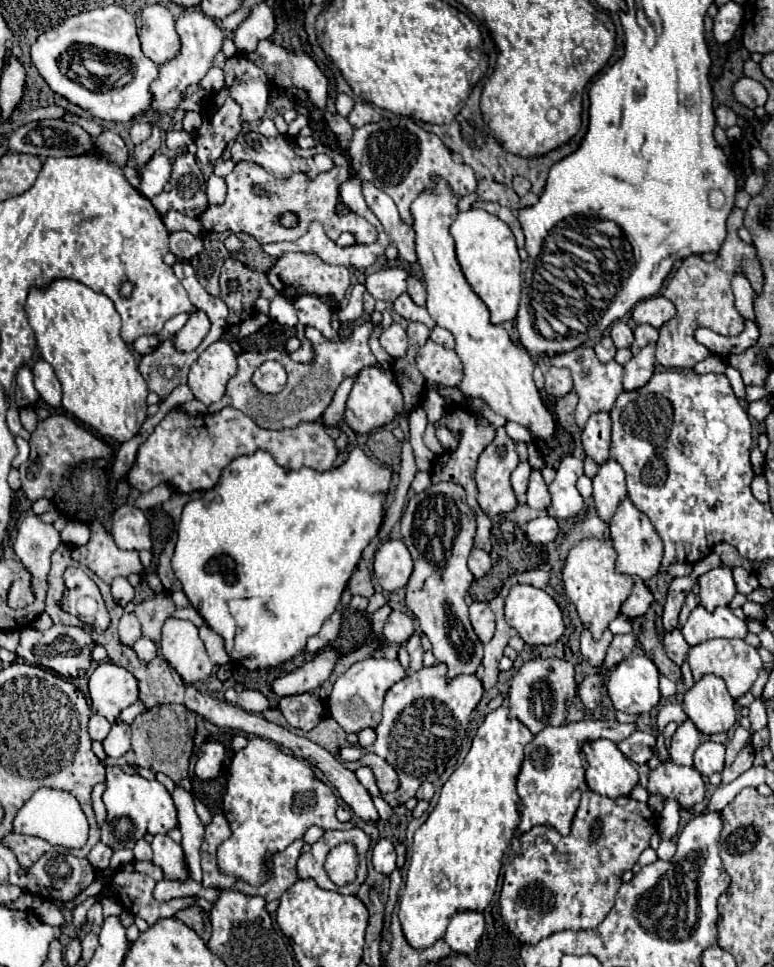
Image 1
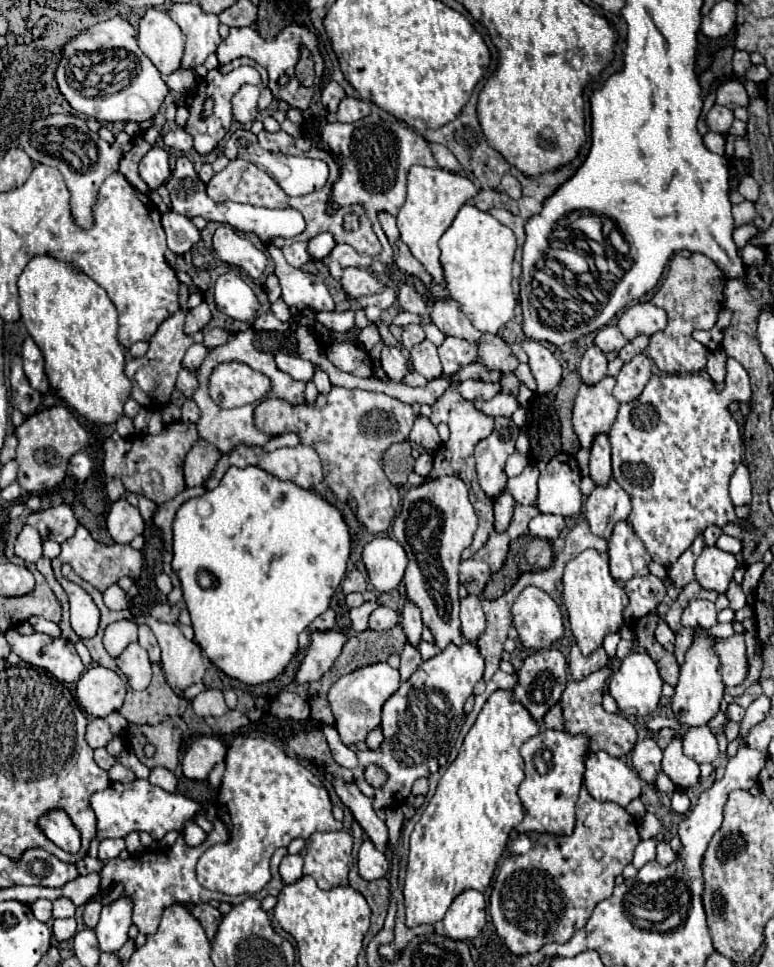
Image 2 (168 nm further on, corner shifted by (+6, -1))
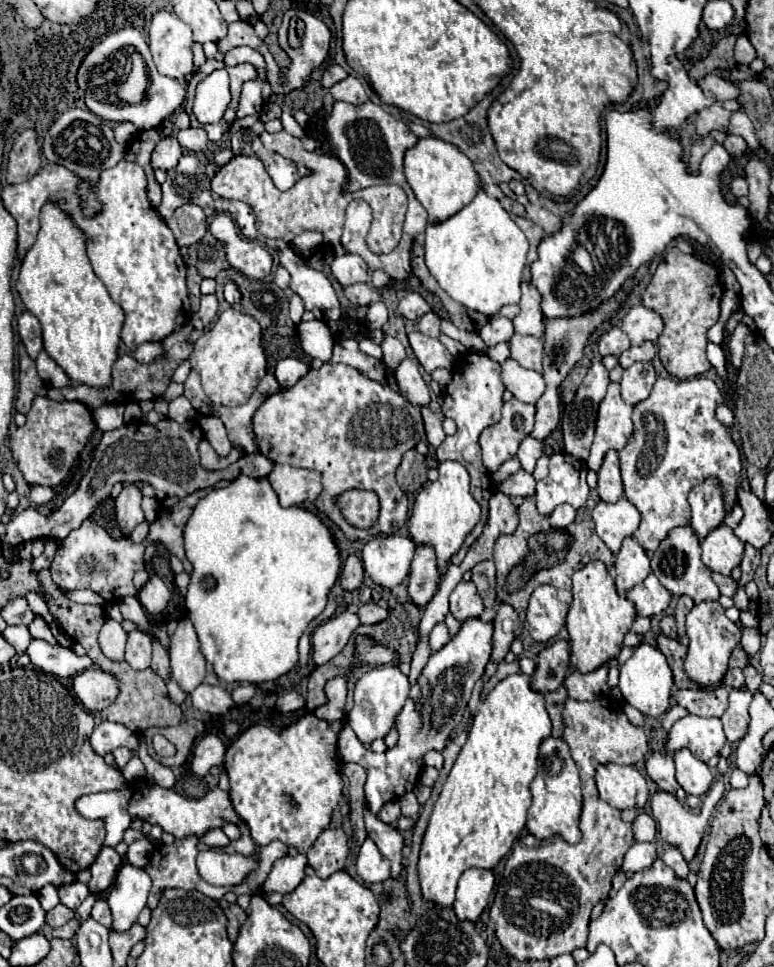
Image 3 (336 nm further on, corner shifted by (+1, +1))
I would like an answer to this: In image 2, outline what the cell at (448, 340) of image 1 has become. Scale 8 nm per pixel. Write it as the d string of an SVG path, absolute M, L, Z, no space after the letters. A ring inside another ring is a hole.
M447 337L445 343L439 347L439 357L443 363L443 371L447 375L453 375L459 369L463 369L465 365L475 361L475 345L463 341L463 339Z

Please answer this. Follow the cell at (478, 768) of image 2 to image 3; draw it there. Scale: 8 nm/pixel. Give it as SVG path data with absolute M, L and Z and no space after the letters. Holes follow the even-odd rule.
M524 673L508 675L502 679L490 695L480 703L478 713L472 721L468 741L464 743L454 767L440 791L438 801L434 803L418 861L418 877L422 897L428 903L440 907L452 907L456 883L466 869L488 869L492 871L500 859L510 851L512 843L518 839L526 823L526 811L532 803L528 785L536 777L538 767L538 747L552 731L550 717L544 709L544 695L530 689L530 677Z

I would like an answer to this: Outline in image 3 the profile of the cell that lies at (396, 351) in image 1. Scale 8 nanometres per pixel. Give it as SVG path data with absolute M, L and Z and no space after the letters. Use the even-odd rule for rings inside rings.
M404 359L396 371L394 371L394 377L398 381L398 387L402 391L402 395L416 407L420 405L428 405L430 403L430 389L428 385L424 383L418 367L410 361L410 359Z

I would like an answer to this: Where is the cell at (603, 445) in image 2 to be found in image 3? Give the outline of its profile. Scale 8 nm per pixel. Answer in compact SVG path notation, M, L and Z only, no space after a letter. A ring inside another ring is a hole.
M610 449L604 457L604 463L598 471L598 495L600 499L614 503L624 495L622 489L622 479L620 479L620 465L618 465L618 453Z

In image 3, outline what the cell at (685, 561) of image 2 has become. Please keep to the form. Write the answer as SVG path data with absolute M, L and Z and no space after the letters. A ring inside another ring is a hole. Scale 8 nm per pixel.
M702 483L700 487L694 487L690 495L690 507L692 507L690 527L694 529L700 541L706 539L710 531L720 527L726 515L724 503L720 499L720 487L716 487L716 483Z

